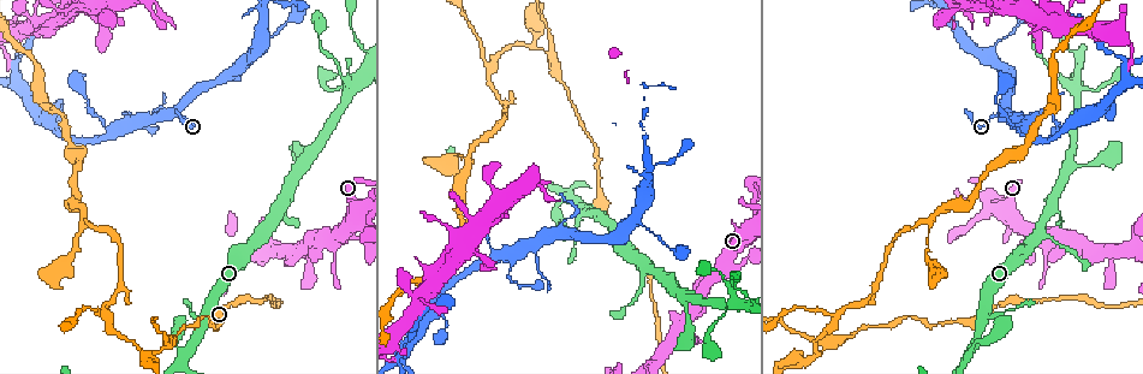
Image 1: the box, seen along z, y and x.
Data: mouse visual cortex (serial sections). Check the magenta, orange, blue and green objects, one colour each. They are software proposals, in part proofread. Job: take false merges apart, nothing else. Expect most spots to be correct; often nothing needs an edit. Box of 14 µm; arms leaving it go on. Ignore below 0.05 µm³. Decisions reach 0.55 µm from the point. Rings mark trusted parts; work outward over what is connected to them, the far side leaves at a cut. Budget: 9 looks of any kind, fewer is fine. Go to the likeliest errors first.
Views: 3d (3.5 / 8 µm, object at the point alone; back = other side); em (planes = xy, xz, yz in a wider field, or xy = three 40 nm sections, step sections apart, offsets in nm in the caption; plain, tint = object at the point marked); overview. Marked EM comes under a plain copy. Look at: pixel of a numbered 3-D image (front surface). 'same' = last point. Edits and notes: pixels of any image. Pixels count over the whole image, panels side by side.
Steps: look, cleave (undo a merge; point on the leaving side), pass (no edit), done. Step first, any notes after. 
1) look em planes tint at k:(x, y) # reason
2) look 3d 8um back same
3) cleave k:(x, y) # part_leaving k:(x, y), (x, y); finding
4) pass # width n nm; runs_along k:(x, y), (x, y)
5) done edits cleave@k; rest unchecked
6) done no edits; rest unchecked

look 3d 3.5um at 1:(553, 57) # a fork

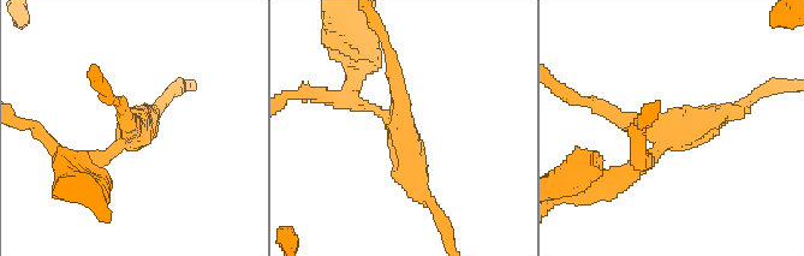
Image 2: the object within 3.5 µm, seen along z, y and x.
cleave 2:(347, 105) # arm_widths 150, 250, 250 nm; part_leaving 2:(733, 108), (672, 135), (650, 160); two cells meet here

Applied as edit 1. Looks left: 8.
look 3d 3.5um at 1:(118, 130) # small branch off a trunk

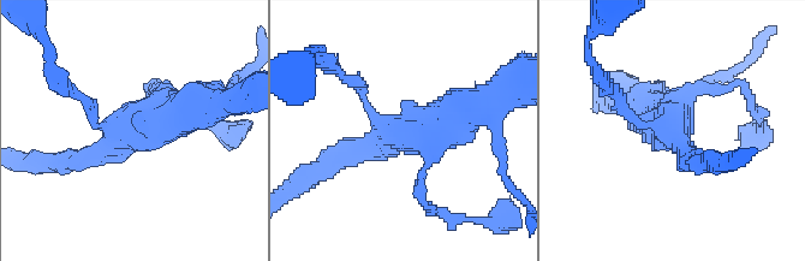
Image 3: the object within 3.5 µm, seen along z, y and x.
look em xy step 5 tint at 3:(396, 130) # arms 4; arm_widths 150, 200, 300, 500 nm; now the EM

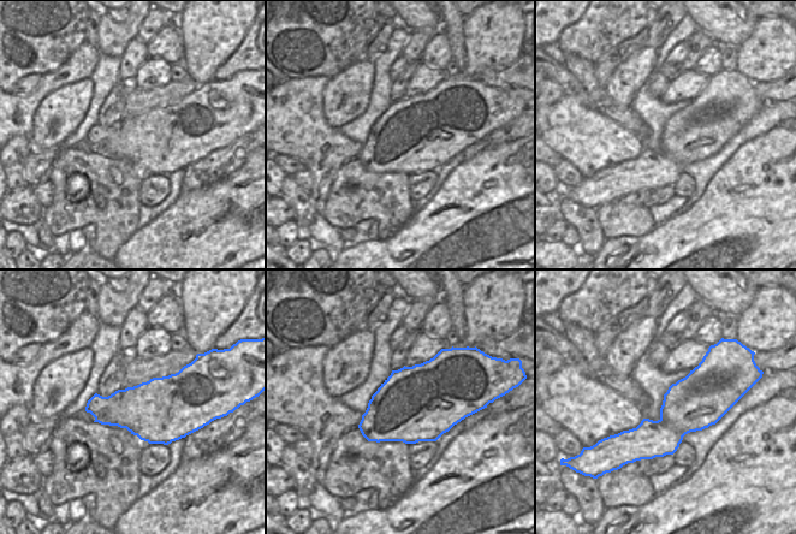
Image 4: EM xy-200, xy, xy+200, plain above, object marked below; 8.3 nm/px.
pass # runs_along 3:(198, 105), (61, 160); all the same cell

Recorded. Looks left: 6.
look 3d 8um at 1:(342, 74) # calibre changes

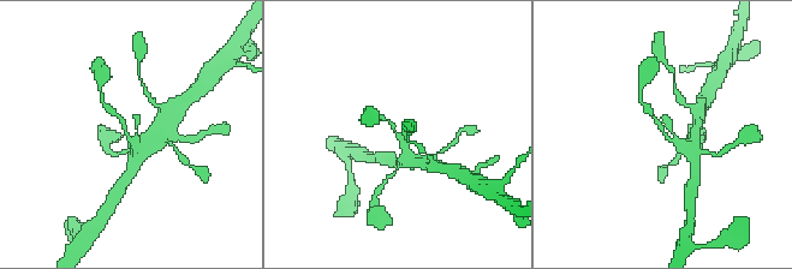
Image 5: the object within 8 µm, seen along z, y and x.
look 3d 3.5um at 5:(399, 133)

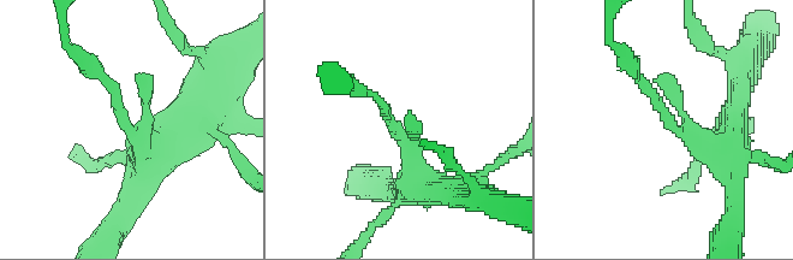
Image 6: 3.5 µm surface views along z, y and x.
look em xy step 1 tint at 6:(130, 125)

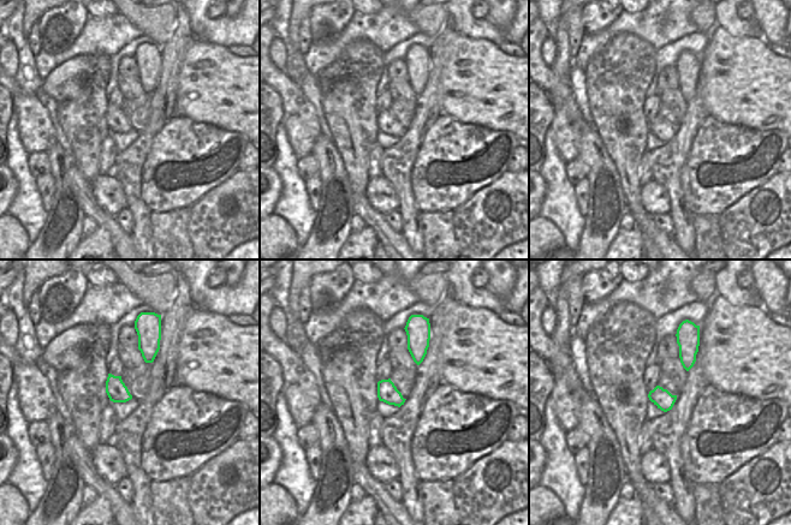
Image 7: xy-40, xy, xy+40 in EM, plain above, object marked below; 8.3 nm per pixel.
pass # runs_along 6:(728, 165), (677, 129), (633, 70); all the same cell

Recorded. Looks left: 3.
look overview # redraw

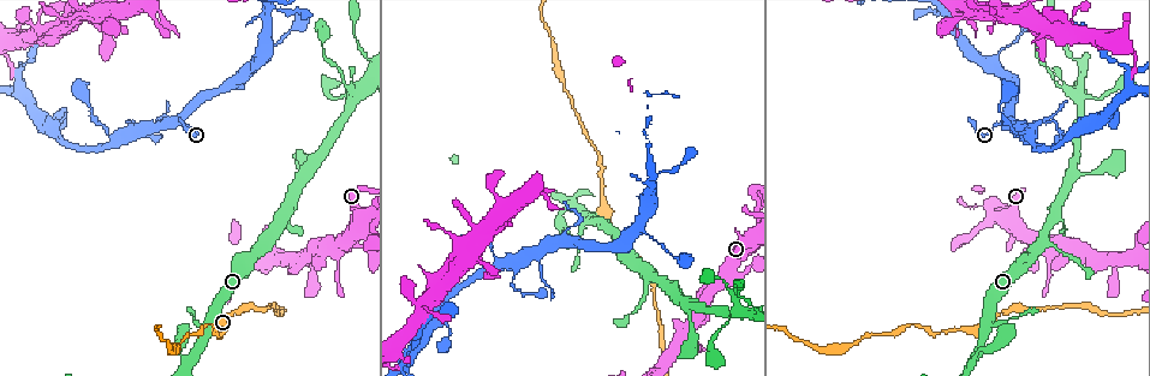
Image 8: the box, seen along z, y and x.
look 3d 3.5um at 8:(191, 359) # four arms meet

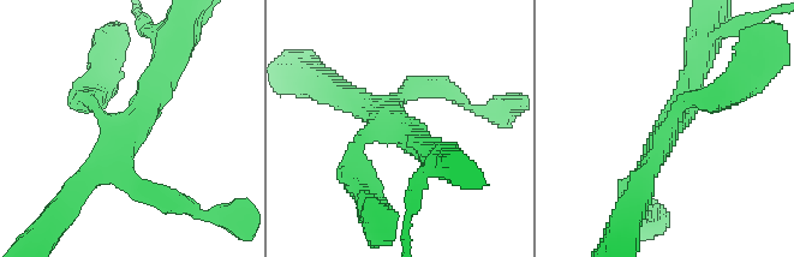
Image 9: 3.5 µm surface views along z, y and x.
look em xy step 5 tint at 9:(674, 125) # shape alone is not enough

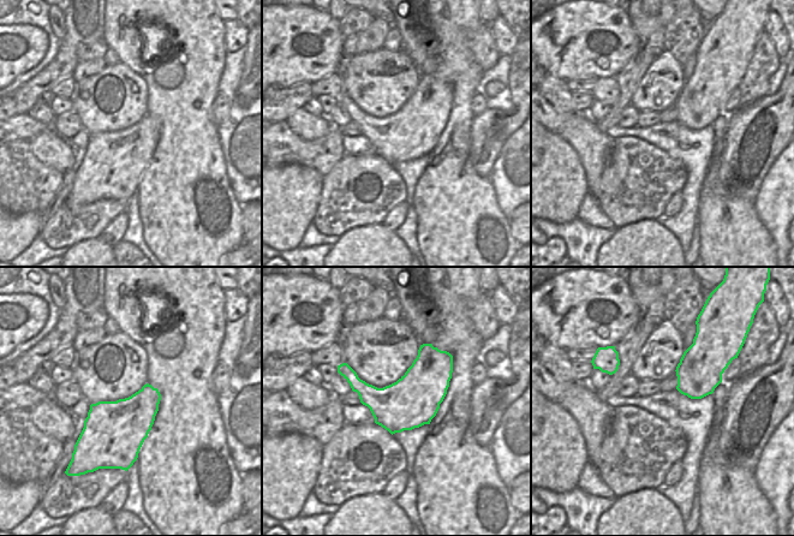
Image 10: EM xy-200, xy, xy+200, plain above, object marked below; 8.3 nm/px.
pass # runs_along 9:(168, 63), (132, 125), (88, 100); all the same cell

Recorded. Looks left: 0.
done edits cleave@2; rest unchecked

